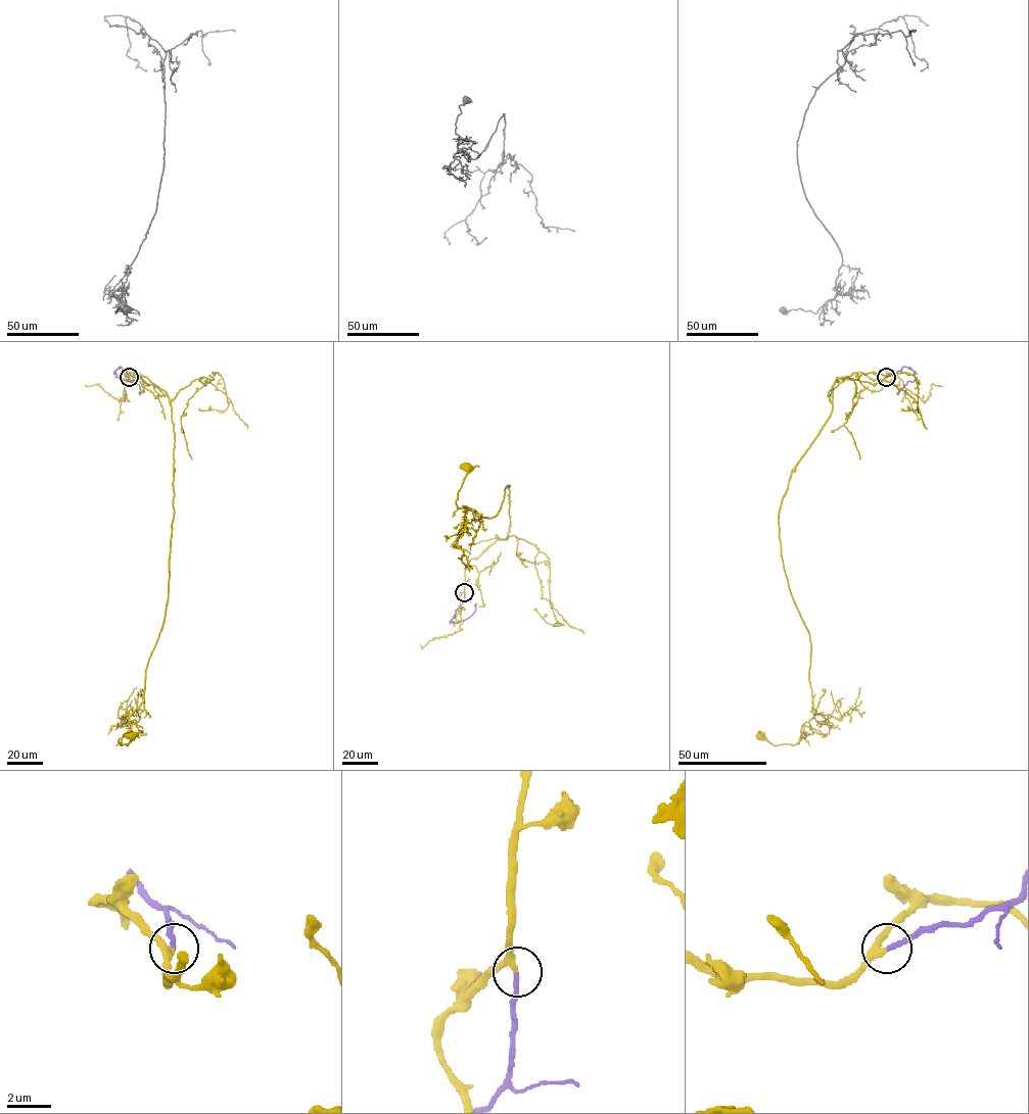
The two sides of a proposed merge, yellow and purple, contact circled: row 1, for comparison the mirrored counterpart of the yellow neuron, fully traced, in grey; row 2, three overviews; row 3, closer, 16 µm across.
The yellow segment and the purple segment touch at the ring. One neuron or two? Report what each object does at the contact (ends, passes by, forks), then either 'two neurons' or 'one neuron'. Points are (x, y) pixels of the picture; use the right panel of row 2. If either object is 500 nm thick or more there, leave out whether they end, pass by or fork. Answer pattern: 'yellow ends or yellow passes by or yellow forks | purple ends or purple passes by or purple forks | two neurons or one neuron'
yellow passes by | purple ends | one neuron

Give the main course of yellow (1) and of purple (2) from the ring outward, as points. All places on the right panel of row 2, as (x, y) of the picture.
1: (886, 377), (833, 390), (791, 473), (781, 555), (815, 715), (795, 744), (760, 735)
2: (886, 377), (903, 367), (914, 371), (916, 379), (908, 381), (897, 394)

